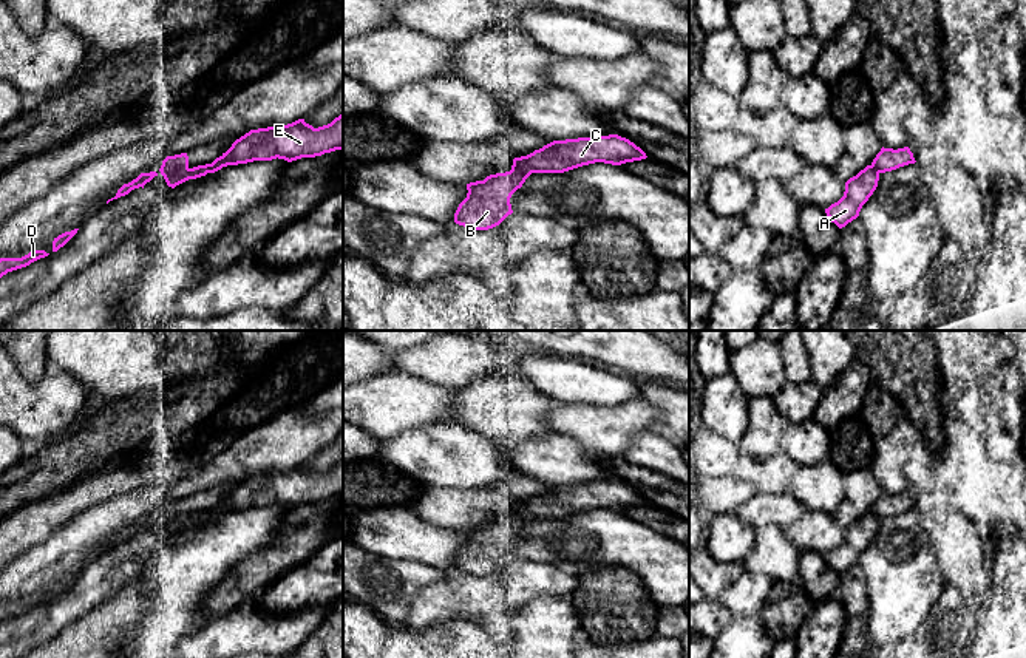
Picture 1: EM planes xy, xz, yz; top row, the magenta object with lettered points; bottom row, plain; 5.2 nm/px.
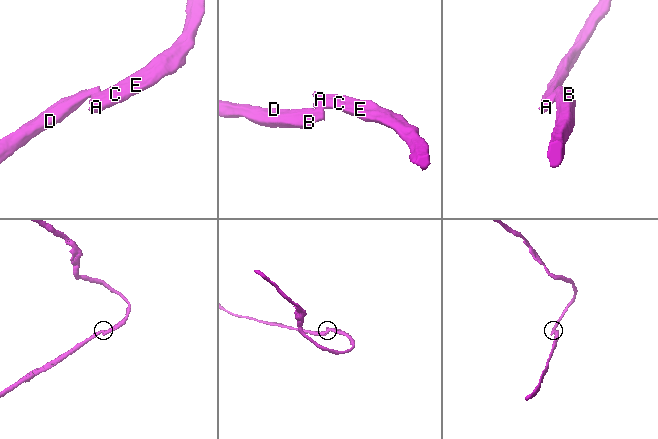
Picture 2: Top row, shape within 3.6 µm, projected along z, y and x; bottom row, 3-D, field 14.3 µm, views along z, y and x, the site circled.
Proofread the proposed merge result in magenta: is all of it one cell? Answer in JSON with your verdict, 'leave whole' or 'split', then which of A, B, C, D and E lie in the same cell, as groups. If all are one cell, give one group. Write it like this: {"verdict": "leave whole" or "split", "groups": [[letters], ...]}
{"verdict": "split", "groups": [["A", "C", "E"], ["B", "D"]]}

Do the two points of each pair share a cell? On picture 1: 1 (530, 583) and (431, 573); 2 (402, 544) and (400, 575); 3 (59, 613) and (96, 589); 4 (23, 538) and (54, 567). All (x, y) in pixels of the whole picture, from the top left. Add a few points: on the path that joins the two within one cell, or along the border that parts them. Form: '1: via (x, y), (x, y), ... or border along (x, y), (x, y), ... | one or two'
1: border along (445, 576), (425, 584), (413, 596) | two
2: border along (383, 556), (425, 563), (436, 569) | two
3: via (68, 607), (87, 592) | one
4: border along (62, 525), (16, 558) | two

